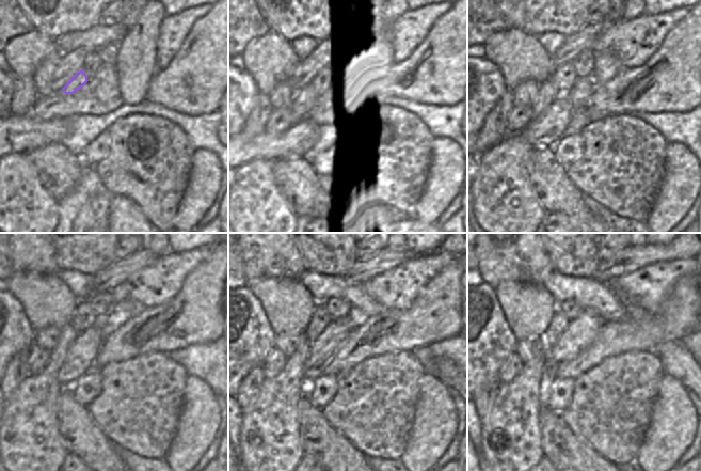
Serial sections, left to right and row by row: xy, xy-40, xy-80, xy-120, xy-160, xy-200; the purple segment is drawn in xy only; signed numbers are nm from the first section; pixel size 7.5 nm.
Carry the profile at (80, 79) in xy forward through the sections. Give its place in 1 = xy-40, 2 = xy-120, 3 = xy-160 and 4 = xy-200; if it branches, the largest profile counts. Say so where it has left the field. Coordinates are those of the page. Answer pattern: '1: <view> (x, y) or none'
1: xy-40 (305, 99)
2: xy-120 (31, 449)
3: xy-160 (271, 450)
4: xy-200 (511, 442)

